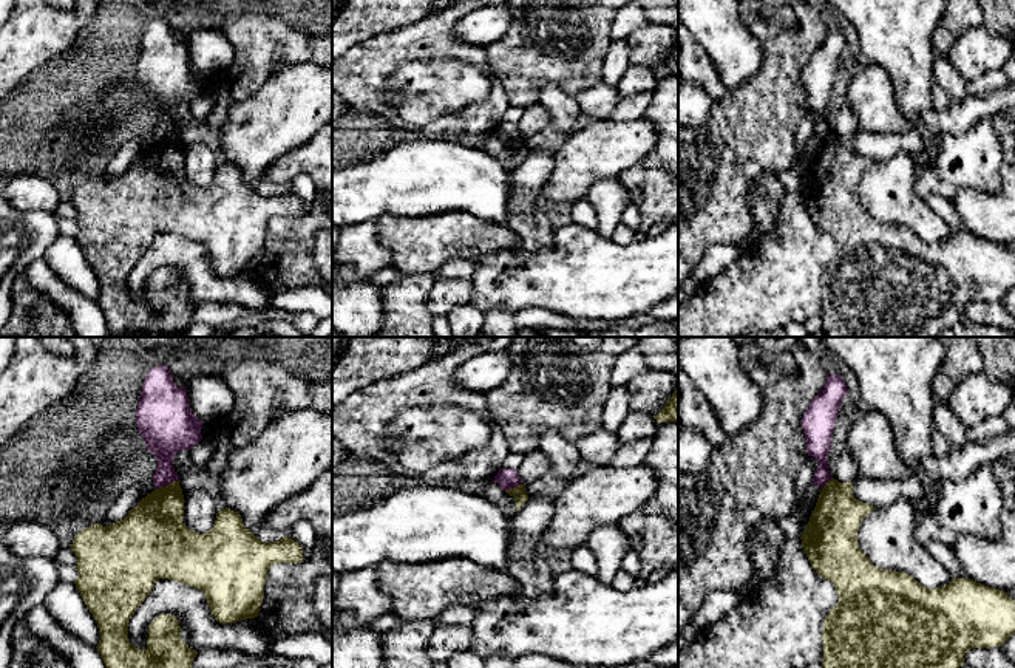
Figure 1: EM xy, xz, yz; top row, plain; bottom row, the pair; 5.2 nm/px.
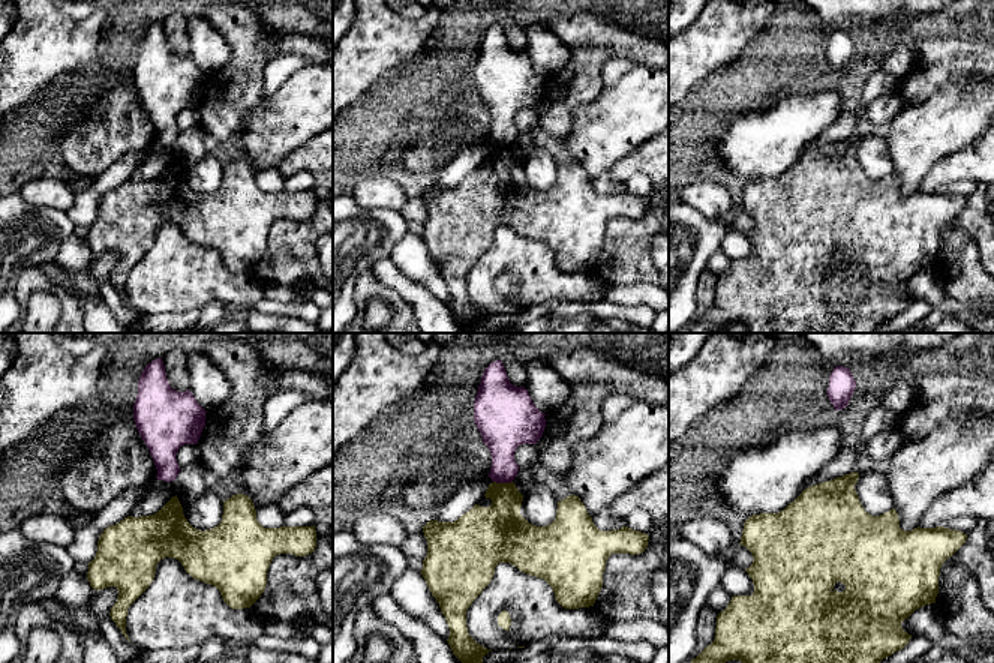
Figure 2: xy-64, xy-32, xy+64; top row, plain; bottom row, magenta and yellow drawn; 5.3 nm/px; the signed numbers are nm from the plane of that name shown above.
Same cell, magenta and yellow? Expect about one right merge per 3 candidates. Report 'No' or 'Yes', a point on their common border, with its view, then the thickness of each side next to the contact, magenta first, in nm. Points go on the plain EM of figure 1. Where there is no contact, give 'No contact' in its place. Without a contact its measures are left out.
No. Touches magenta at xy (166, 138). Thickness 200 nm (magenta) against 320 nm

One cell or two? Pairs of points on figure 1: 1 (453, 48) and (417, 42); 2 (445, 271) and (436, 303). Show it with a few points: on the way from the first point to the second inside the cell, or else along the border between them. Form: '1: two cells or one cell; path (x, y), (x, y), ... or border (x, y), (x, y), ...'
1: one cell; path (444, 42), (427, 42)
2: two cells; border (468, 279), (437, 279), (434, 282)

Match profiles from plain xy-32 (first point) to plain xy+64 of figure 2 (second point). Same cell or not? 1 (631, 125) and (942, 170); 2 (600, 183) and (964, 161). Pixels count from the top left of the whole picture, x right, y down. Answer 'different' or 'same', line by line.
1: different
2: different

